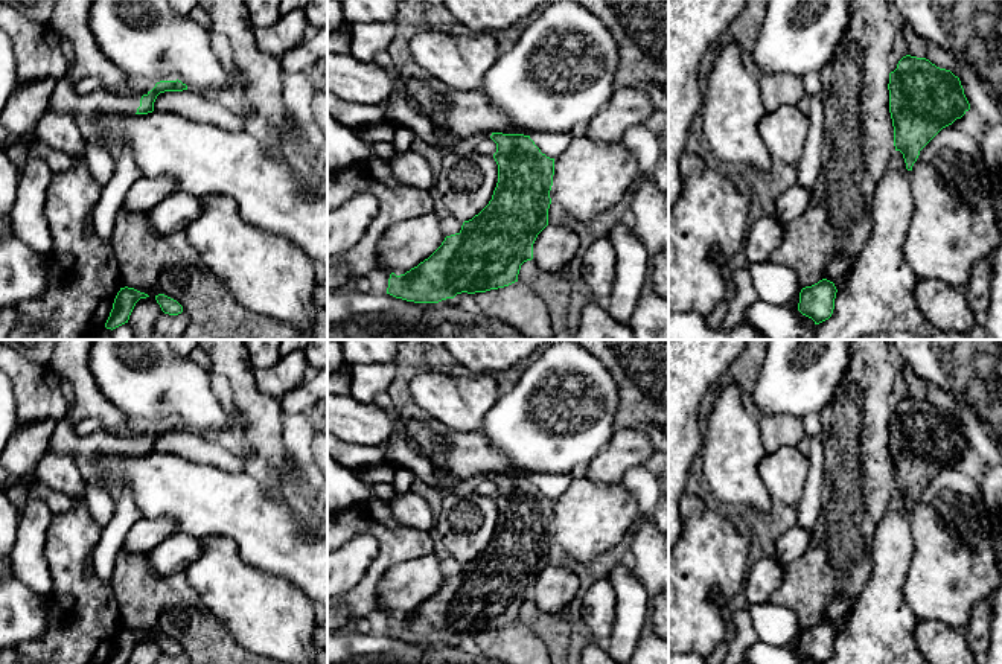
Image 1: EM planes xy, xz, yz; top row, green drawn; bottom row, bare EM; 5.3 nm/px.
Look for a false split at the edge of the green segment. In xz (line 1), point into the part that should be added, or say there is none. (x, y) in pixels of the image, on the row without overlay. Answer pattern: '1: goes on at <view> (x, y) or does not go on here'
1: does not go on here

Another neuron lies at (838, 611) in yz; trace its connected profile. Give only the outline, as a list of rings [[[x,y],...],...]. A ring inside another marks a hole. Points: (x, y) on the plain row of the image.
[[[841,594],[828,603],[824,620],[833,623],[836,630],[839,630],[848,620],[854,605],[856,599]]]

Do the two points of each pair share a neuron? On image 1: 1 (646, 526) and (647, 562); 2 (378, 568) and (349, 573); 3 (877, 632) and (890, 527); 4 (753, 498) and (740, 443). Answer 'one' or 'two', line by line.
1: one
2: two
3: one
4: one

